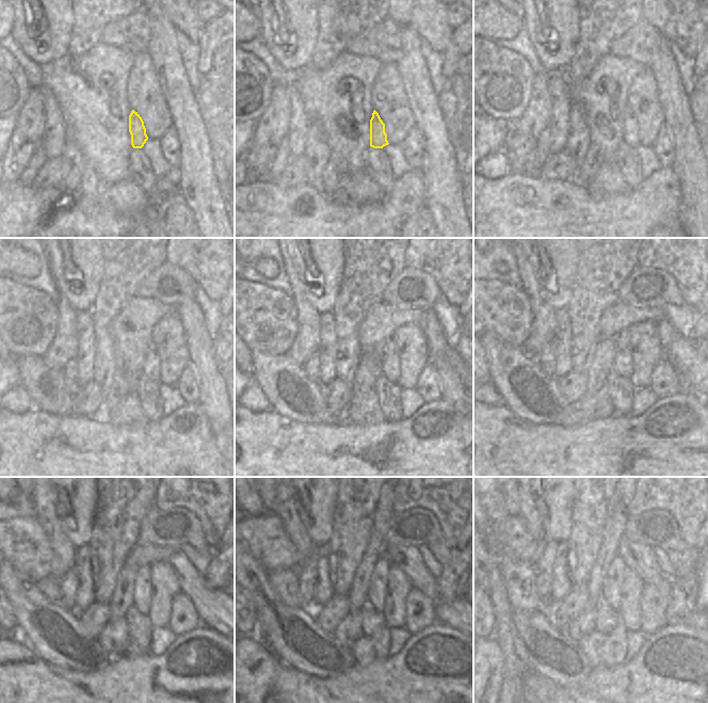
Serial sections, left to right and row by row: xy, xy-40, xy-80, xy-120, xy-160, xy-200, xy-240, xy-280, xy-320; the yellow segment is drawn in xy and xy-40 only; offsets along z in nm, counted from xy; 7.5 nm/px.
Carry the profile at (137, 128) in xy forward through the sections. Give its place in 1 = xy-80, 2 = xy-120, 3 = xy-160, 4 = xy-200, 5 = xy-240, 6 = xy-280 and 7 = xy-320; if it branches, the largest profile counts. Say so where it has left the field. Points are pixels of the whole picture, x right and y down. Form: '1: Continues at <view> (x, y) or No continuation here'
1: Continues at xy-80 (630, 137)
2: Continues at xy-120 (151, 369)
3: Continues at xy-160 (389, 363)
4: Continues at xy-200 (622, 361)
5: Continues at xy-240 (142, 590)
6: Continues at xy-280 (377, 588)
7: Continues at xy-320 (612, 586).

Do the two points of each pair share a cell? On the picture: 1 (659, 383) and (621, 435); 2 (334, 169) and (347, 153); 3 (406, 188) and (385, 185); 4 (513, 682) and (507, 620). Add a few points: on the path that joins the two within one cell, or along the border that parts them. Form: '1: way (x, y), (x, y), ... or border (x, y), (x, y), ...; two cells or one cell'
1: border (679, 389), (673, 395), (658, 398); two cells
2: border (333, 153), (343, 162), (347, 171); two cells
3: border (396, 178), (392, 187), (386, 192); two cells
4: way (513, 667), (507, 644), (507, 635); one cell

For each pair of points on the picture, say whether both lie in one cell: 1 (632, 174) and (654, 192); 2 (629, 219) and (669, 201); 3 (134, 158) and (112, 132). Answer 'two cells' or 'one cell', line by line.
1: two cells
2: one cell
3: two cells

